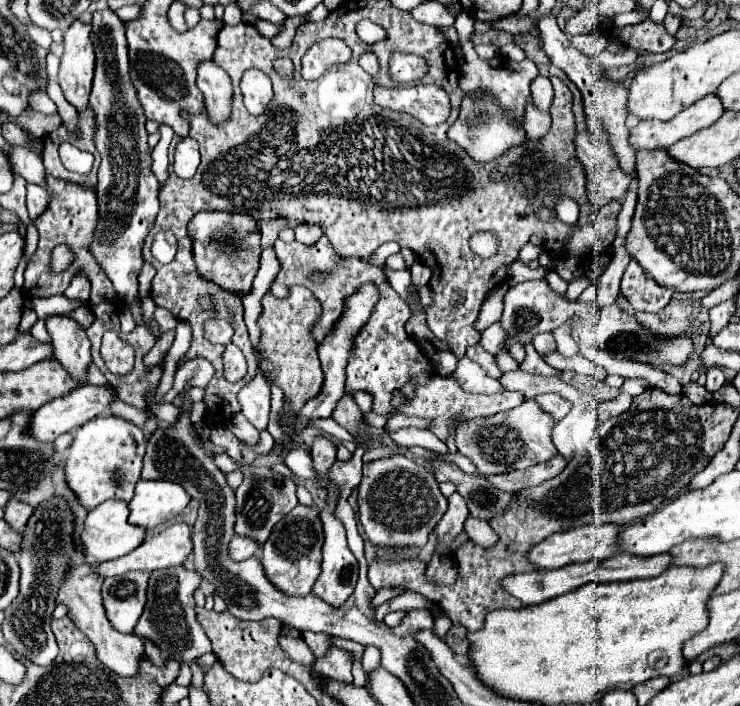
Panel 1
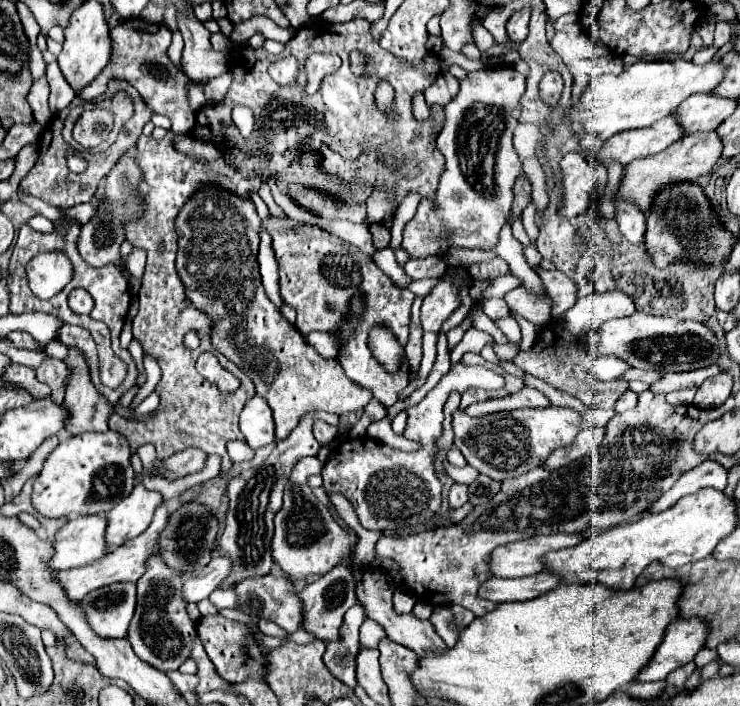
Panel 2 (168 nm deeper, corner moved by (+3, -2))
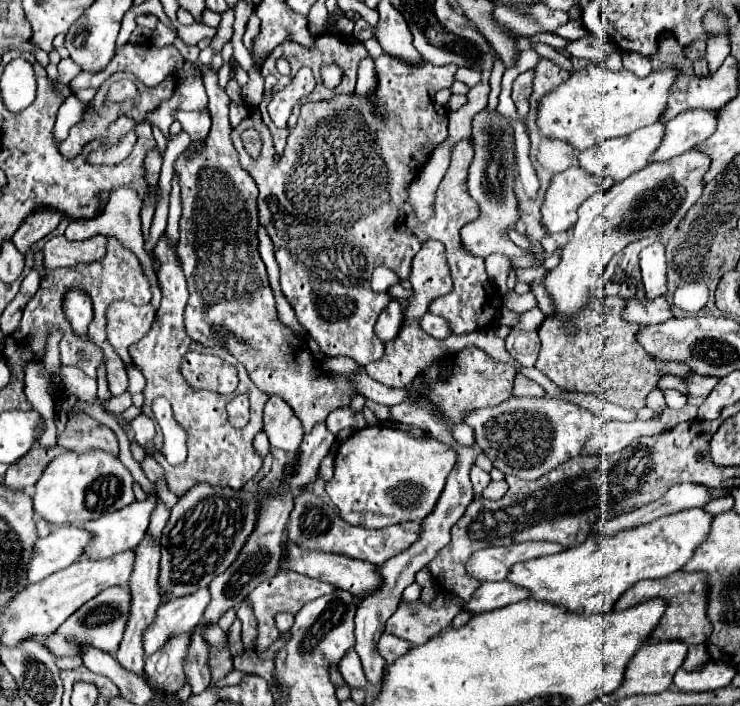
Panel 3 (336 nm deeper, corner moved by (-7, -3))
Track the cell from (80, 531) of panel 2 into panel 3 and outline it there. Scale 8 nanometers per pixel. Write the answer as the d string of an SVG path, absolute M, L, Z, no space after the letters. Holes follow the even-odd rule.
M60 526L46 538L38 538L28 562L28 582L40 582L46 576L80 560L90 534L78 526Z

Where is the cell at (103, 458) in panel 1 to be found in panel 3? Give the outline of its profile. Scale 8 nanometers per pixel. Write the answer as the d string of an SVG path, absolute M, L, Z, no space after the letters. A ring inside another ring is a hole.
M94 450L92 454L64 452L56 456L42 472L34 490L34 512L50 524L76 524L96 520L106 512L120 510L134 502L132 476L128 468L110 454Z

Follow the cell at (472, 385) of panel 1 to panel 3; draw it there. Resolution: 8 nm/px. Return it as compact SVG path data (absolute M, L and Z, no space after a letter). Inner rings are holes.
M366 426L340 444L334 460L334 476L326 482L326 494L348 524L384 528L406 520L420 522L436 506L452 464L456 464L456 454L448 446L440 446L434 438L414 440L390 426Z

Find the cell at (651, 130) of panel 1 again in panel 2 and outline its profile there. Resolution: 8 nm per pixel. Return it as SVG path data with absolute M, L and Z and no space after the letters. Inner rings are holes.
M670 115L670 117L664 117L662 121L658 121L658 125L644 127L644 129L630 129L630 131L612 135L604 143L604 147L596 155L596 159L604 165L610 159L616 159L616 161L628 165L632 159L660 153L662 149L666 149L668 145L678 141L682 137L682 133L684 133L684 127L676 121L674 115Z

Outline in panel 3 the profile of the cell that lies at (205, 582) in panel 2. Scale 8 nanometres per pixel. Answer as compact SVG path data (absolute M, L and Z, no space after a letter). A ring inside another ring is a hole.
M208 588L198 590L188 598L176 598L160 604L154 622L142 634L144 656L152 656L170 638L190 632L192 626L200 622L200 614L204 614L204 606L208 606Z

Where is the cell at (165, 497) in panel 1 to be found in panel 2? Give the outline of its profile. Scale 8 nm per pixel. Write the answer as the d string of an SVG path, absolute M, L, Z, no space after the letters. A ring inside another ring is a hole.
M138 483L128 497L124 497L110 513L108 513L108 529L106 541L110 547L118 547L124 541L130 541L144 533L152 523L154 511L164 503L162 493L146 489Z

